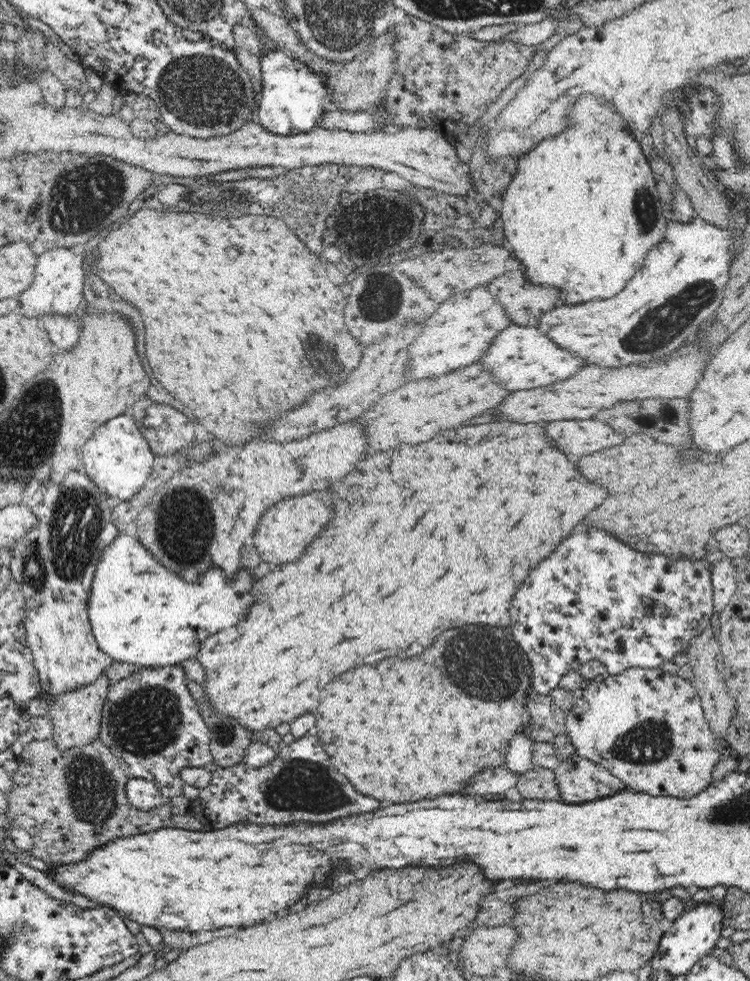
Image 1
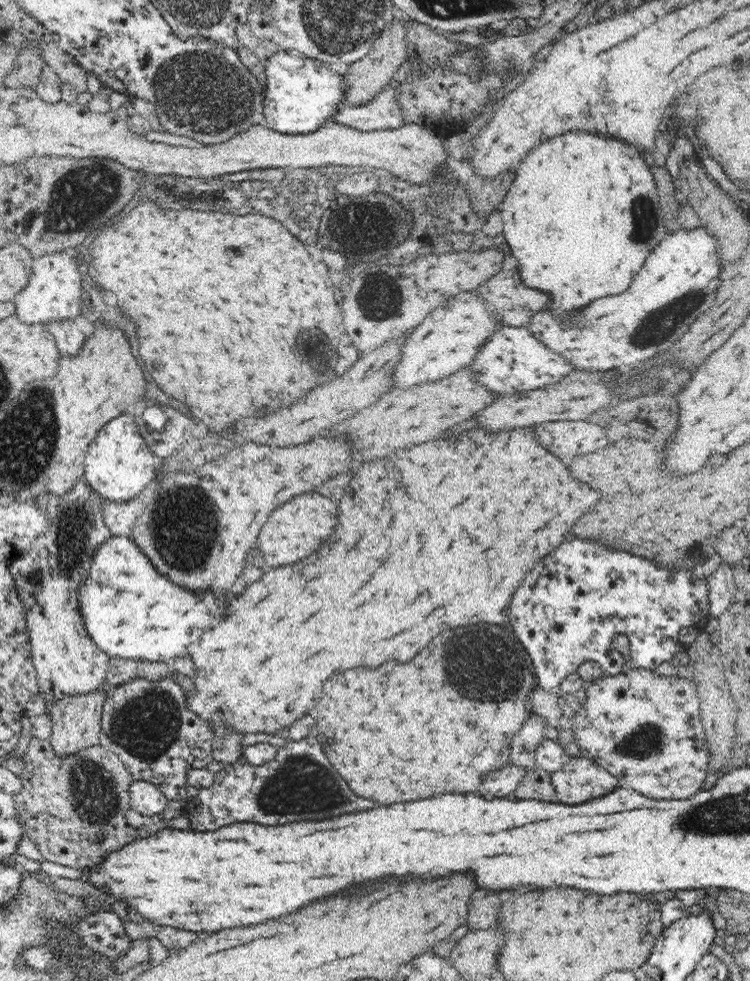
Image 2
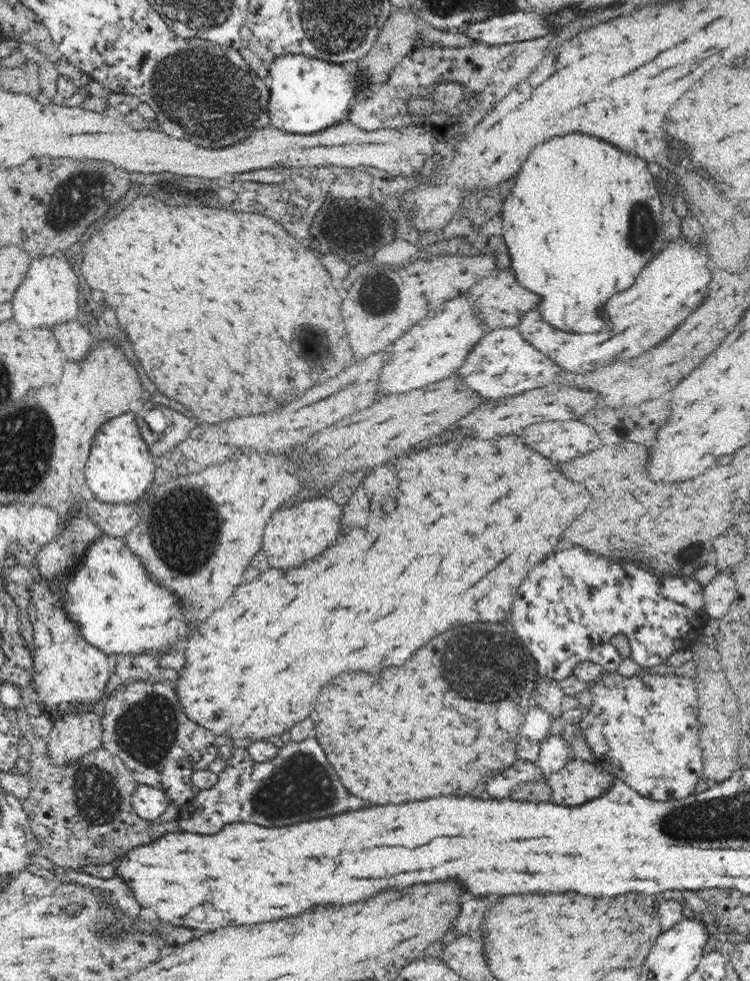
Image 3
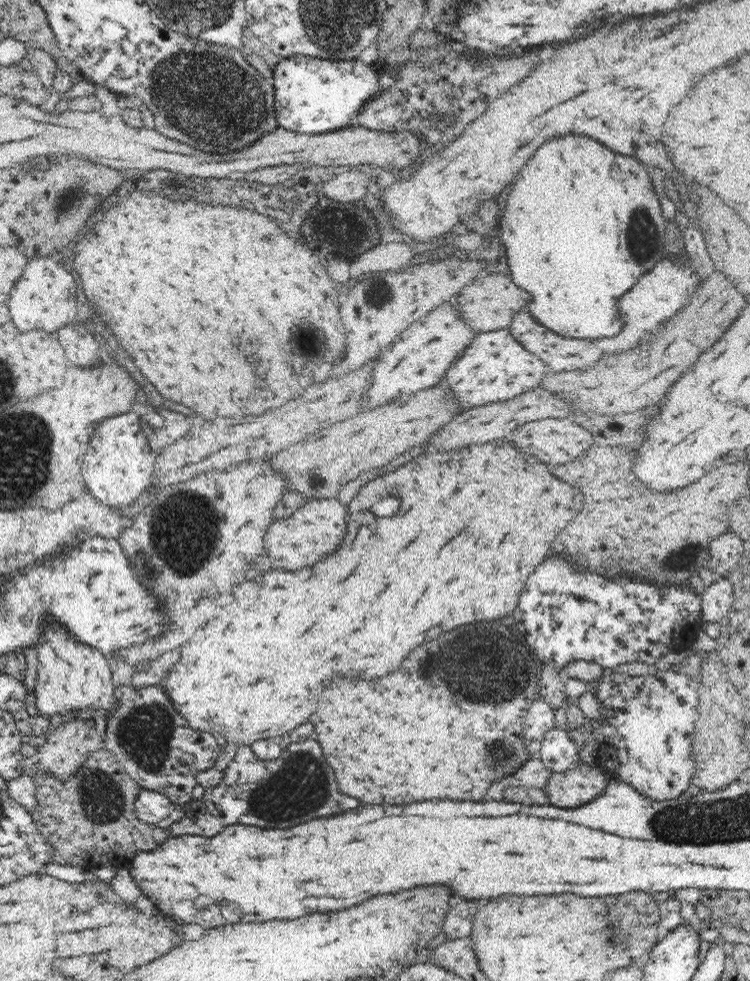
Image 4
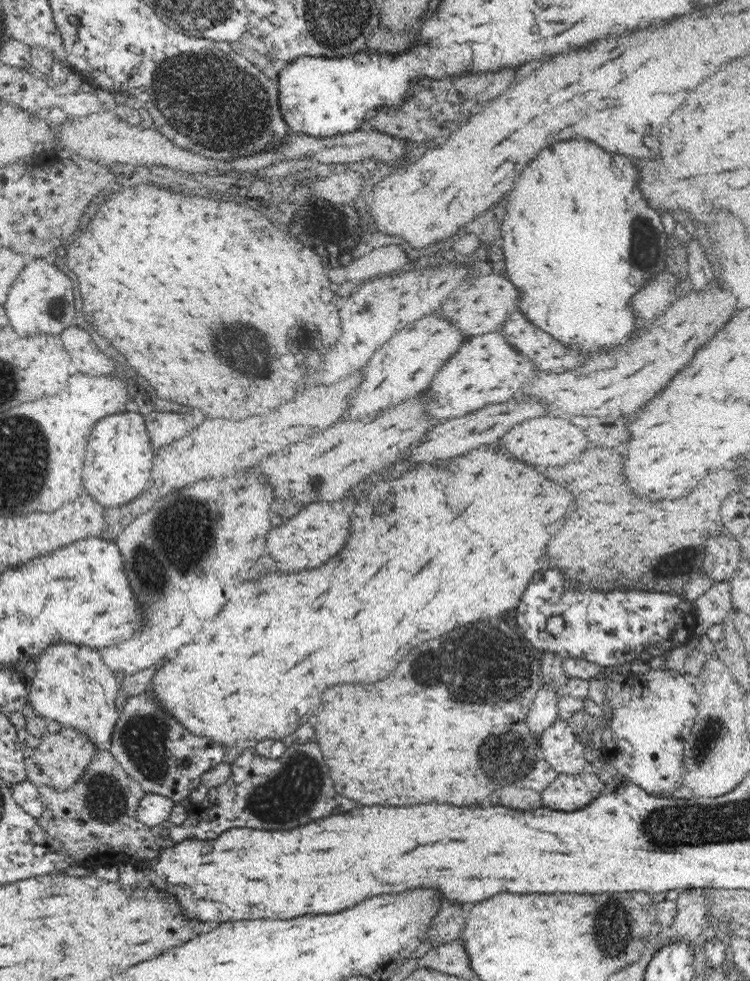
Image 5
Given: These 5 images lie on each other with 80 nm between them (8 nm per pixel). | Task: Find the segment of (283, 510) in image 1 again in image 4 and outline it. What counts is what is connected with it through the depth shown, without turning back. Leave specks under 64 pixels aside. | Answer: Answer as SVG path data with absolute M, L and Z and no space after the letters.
M310 500L306 508L296 510L290 518L276 520L268 526L264 536L264 546L268 558L278 568L296 570L302 566L310 566L324 556L332 554L346 534L346 508L338 500Z

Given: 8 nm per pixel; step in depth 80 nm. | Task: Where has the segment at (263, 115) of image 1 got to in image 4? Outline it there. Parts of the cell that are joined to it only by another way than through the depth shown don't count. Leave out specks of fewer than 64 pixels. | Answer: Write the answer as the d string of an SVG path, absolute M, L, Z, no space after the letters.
M292 55L275 66L272 77L277 123L282 129L309 135L355 126L364 105L390 90L382 86L382 76L396 82L399 73L399 67L375 64L367 57L330 61Z

